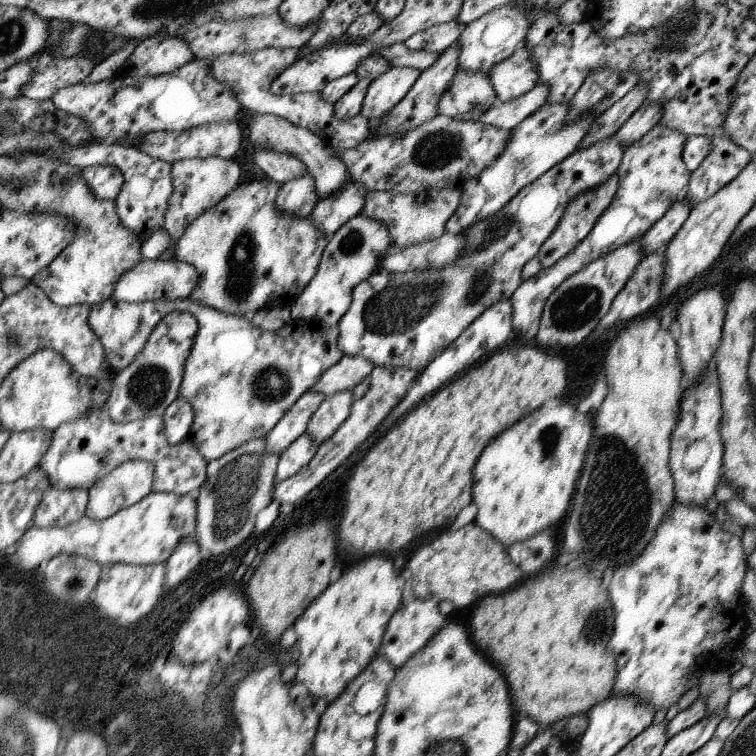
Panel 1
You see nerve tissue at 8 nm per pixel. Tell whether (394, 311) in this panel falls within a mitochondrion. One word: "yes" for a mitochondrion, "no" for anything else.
yes

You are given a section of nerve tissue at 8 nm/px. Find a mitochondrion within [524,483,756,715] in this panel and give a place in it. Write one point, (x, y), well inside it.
(597, 624)

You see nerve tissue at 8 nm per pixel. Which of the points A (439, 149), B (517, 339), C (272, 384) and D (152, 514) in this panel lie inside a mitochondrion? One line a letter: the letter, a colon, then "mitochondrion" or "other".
A: mitochondrion
B: other
C: mitochondrion
D: other

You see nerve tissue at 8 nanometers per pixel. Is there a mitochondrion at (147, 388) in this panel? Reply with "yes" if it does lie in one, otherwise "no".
yes

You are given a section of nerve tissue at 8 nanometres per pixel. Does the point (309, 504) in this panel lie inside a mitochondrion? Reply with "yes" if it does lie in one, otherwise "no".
no

